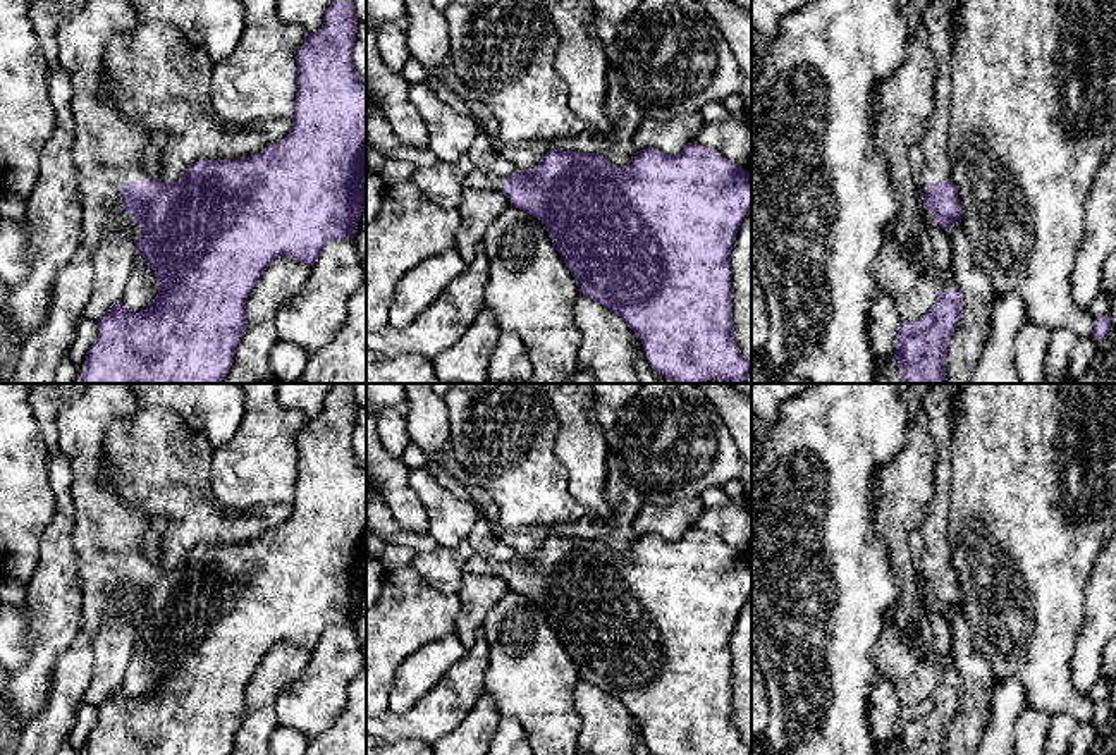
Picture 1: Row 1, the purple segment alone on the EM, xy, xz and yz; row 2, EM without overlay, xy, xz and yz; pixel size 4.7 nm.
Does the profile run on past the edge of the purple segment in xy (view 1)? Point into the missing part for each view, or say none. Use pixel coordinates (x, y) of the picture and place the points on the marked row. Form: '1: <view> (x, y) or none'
1: xy (107, 152)

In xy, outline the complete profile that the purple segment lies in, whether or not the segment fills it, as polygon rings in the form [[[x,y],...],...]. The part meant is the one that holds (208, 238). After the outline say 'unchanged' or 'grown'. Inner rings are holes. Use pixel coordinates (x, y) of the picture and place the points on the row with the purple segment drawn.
[[[86,0],[79,14],[57,29],[58,62],[72,83],[72,160],[83,194],[81,242],[95,256],[107,234],[108,210],[119,201],[126,215],[124,230],[158,280],[158,294],[150,308],[129,311],[119,301],[96,322],[98,335],[77,384],[222,384],[246,332],[246,299],[270,263],[284,256],[313,267],[330,241],[354,239],[366,208],[366,81],[358,77],[353,62],[358,33],[354,2],[332,0],[322,28],[297,48],[297,93],[289,134],[256,155],[199,160],[175,182],[162,182],[143,170],[144,126],[129,119],[103,84],[108,41],[129,34],[138,24],[132,0]]] | grown

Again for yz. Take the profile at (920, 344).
[[[927,0],[922,24],[930,33],[930,45],[937,60],[934,110],[920,141],[925,158],[922,175],[923,222],[934,249],[937,299],[930,311],[899,325],[894,358],[901,384],[946,384],[947,344],[960,323],[963,306],[953,272],[949,236],[951,224],[954,220],[961,224],[963,215],[947,155],[953,93],[951,33],[954,28],[949,0]]] | grown

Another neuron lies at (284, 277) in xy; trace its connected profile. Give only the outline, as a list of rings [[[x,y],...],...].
[[[277,258],[246,299],[246,328],[273,322],[279,310],[303,287],[311,267],[292,258]]]

